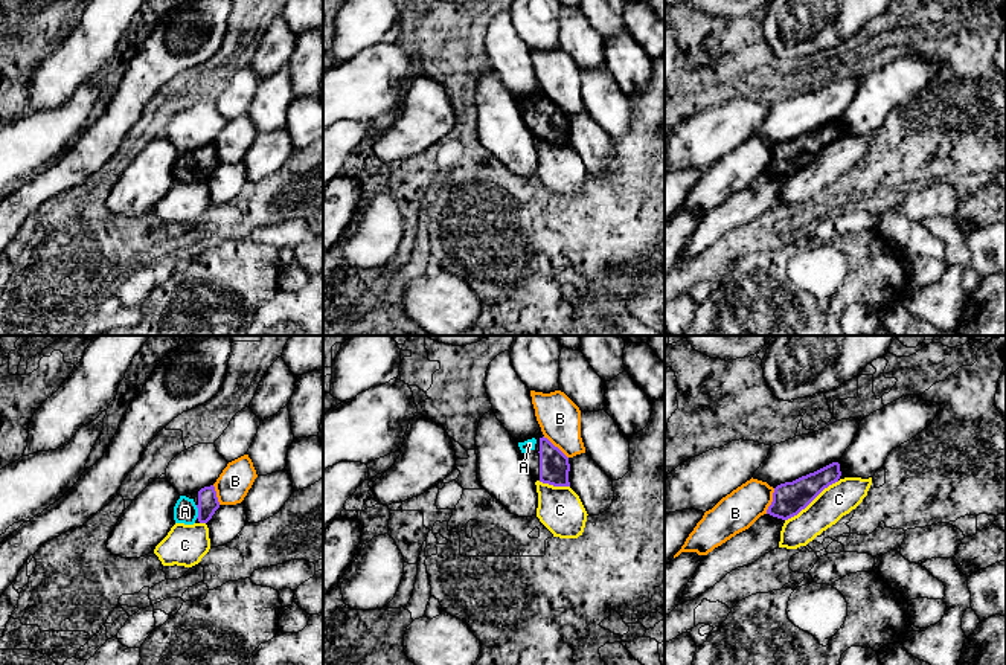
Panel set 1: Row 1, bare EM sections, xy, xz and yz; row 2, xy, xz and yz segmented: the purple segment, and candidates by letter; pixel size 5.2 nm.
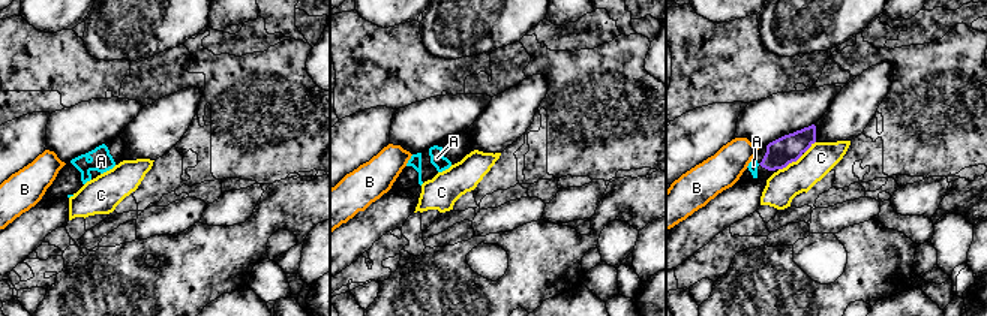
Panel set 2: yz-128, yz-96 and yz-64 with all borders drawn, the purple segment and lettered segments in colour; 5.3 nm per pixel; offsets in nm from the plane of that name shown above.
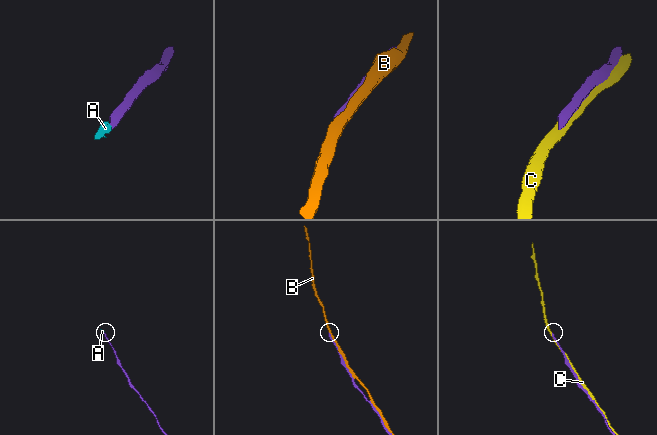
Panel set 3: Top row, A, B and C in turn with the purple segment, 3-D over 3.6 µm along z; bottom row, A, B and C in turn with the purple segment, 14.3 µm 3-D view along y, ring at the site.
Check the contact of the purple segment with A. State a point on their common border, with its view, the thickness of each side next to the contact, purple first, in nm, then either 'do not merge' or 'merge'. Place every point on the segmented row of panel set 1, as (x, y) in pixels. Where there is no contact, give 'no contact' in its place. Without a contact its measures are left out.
contact xy (198, 511); calibres 110 and 130 nm; merge

